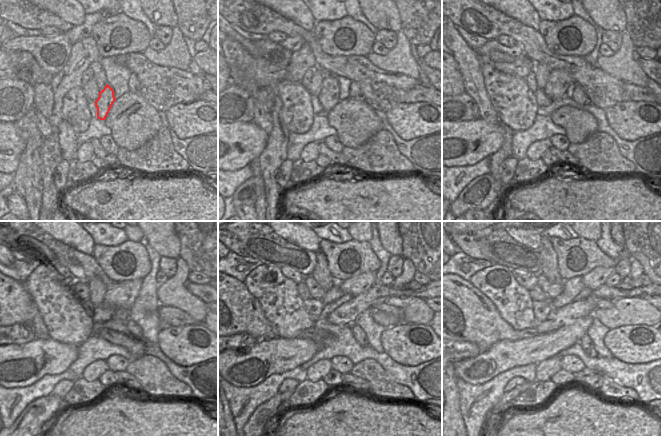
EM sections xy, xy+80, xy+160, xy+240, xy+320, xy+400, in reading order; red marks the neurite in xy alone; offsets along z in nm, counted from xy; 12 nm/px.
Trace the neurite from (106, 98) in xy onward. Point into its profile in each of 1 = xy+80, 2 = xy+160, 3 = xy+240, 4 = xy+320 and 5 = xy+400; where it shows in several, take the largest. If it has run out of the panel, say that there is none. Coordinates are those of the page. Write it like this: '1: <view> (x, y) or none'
1: xy+80 (329, 95)
2: xy+160 (558, 81)
3: xy+240 (123, 294)
4: xy+320 (359, 284)
5: xy+400 (597, 277)

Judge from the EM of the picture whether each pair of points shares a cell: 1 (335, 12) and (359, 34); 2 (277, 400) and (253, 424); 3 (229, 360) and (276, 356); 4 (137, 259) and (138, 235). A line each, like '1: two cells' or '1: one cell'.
1: two cells
2: one cell
3: one cell
4: two cells

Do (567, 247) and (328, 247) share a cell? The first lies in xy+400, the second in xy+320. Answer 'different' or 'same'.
same

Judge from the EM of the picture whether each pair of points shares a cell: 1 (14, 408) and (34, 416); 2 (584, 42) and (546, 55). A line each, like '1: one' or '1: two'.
1: two
2: two

